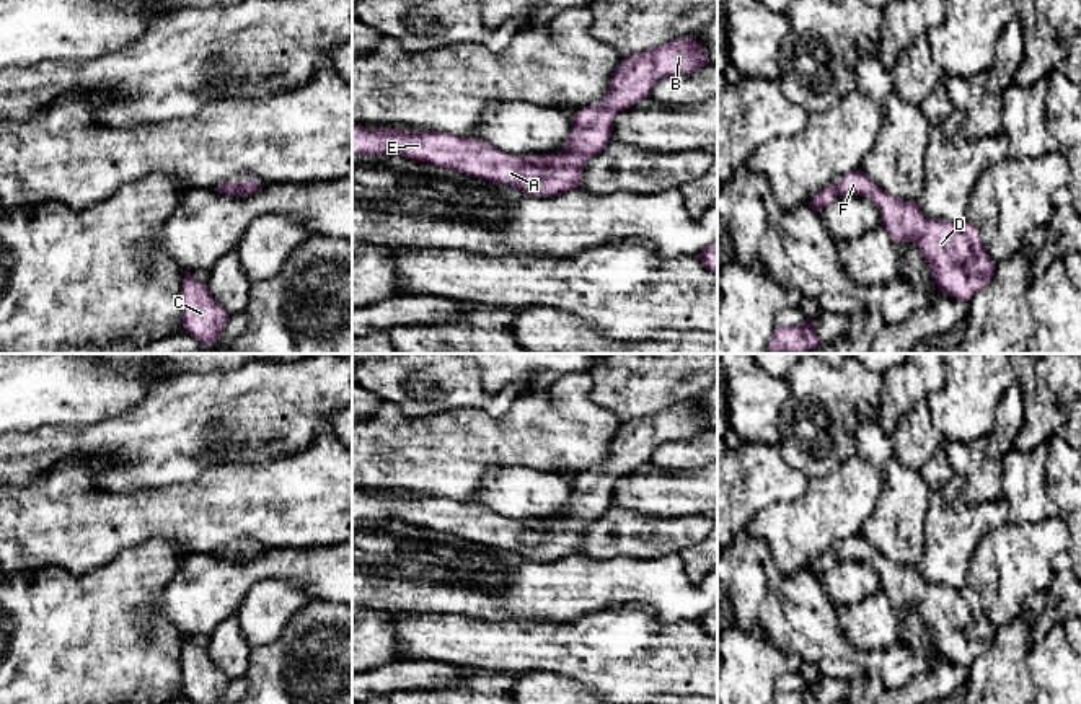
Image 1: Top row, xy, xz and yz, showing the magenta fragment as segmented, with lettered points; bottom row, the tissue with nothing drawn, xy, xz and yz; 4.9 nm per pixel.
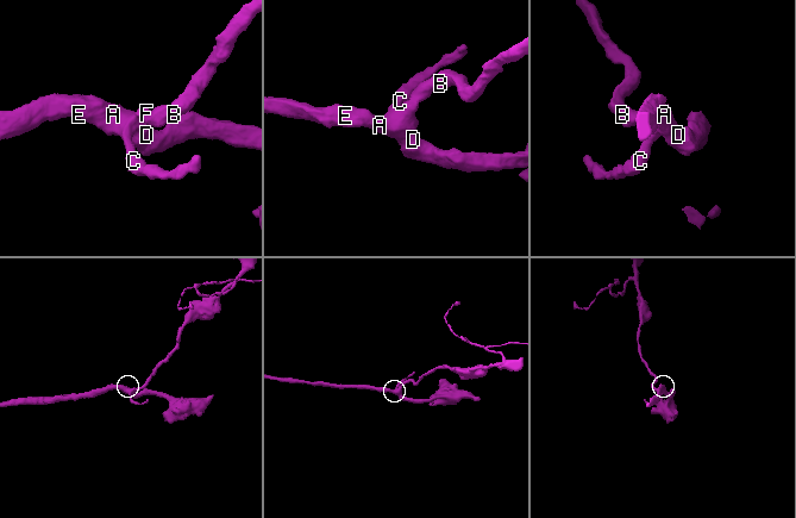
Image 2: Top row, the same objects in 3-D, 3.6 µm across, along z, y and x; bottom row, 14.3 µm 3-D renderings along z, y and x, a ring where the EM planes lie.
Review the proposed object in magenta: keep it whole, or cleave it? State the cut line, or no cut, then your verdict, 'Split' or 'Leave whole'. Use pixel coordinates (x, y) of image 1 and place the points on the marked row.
No split. Leave whole

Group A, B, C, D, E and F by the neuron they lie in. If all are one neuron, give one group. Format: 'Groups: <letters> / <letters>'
Groups: A B C D E F

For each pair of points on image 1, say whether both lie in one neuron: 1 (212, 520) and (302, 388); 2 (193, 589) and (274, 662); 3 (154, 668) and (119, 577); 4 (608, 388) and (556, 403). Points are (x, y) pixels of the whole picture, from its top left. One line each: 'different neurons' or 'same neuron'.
1: different neurons
2: different neurons
3: same neuron
4: different neurons

